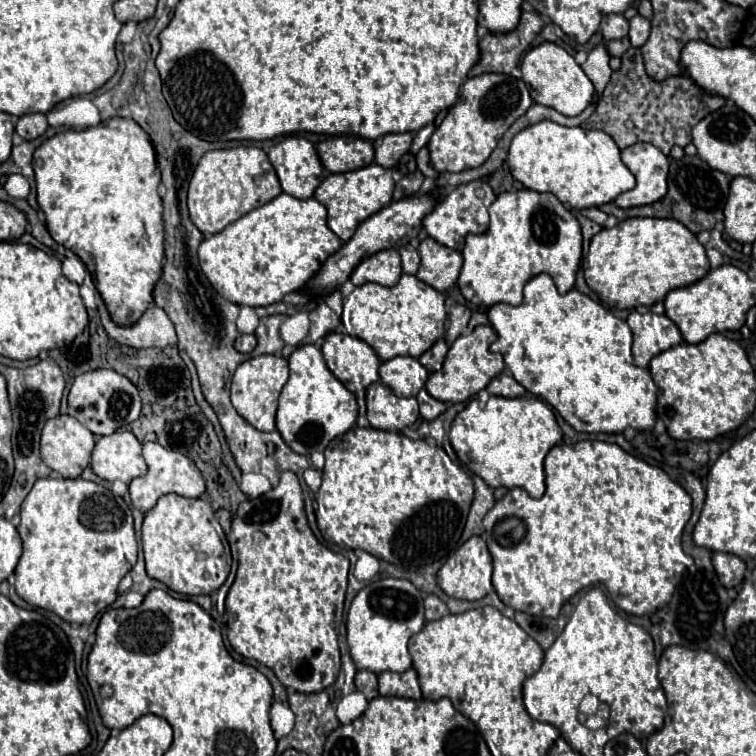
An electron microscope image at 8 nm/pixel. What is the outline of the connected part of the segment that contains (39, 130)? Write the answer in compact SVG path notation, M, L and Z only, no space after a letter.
M35 113L35 115L23 115L23 117L19 117L19 121L17 121L17 125L15 125L15 131L17 131L17 135L19 137L23 137L25 141L33 141L33 139L37 139L39 135L43 135L45 131L47 131L47 119L45 119L45 115L39 115L39 113Z

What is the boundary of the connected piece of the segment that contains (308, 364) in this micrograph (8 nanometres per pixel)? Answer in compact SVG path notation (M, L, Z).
M315 345L297 347L289 357L289 381L279 395L277 431L299 455L325 451L329 441L349 431L357 421L357 401L351 391L327 369L323 353Z

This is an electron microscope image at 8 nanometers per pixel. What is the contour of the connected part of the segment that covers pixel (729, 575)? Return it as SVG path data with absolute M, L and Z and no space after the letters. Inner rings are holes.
M713 553L713 567L723 587L737 587L745 577L745 563L737 555Z

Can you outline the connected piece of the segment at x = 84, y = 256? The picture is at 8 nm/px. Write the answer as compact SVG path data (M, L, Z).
M109 119L83 131L65 131L47 139L33 153L37 181L37 201L45 213L45 225L51 237L71 249L87 265L111 319L129 327L153 303L153 287L163 267L163 203L157 187L161 172L155 161L155 149L149 135L133 119Z

